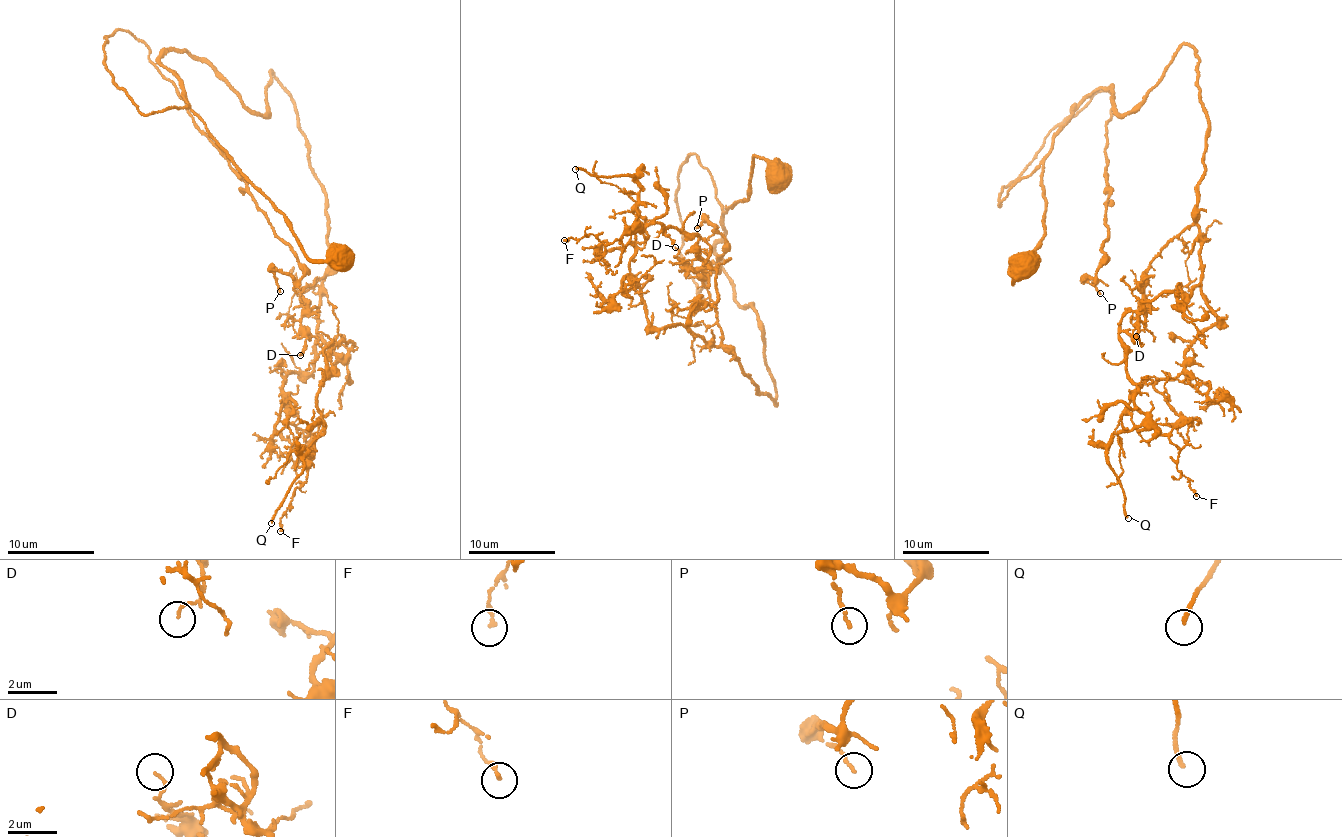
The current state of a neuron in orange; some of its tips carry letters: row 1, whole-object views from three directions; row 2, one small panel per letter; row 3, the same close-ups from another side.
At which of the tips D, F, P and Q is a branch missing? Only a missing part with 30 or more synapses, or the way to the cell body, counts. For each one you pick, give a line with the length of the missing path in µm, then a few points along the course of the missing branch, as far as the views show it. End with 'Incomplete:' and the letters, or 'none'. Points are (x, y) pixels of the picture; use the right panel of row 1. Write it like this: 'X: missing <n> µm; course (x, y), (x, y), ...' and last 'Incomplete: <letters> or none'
Q: missing 15 µm; course (1128, 518), (1122, 522), (1109, 510), (1081, 518), (1108, 510), (1103, 500), (1091, 508)
Incomplete: Q

